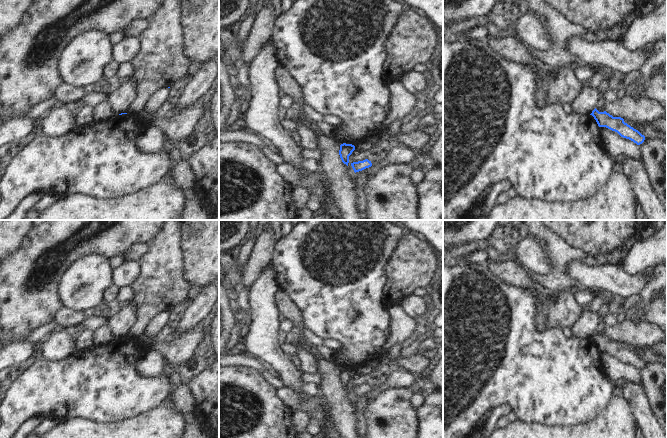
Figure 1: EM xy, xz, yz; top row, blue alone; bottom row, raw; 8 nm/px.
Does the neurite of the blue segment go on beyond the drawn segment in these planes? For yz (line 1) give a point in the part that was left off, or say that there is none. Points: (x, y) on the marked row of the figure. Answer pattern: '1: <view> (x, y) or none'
1: none

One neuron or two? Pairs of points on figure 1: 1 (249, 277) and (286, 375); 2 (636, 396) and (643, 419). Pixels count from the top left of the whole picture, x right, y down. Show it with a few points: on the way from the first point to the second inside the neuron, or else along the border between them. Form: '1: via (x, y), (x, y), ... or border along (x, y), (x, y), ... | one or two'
1: border along (260, 274), (252, 282), (248, 290) | two
2: via (638, 402), (643, 413) | one

